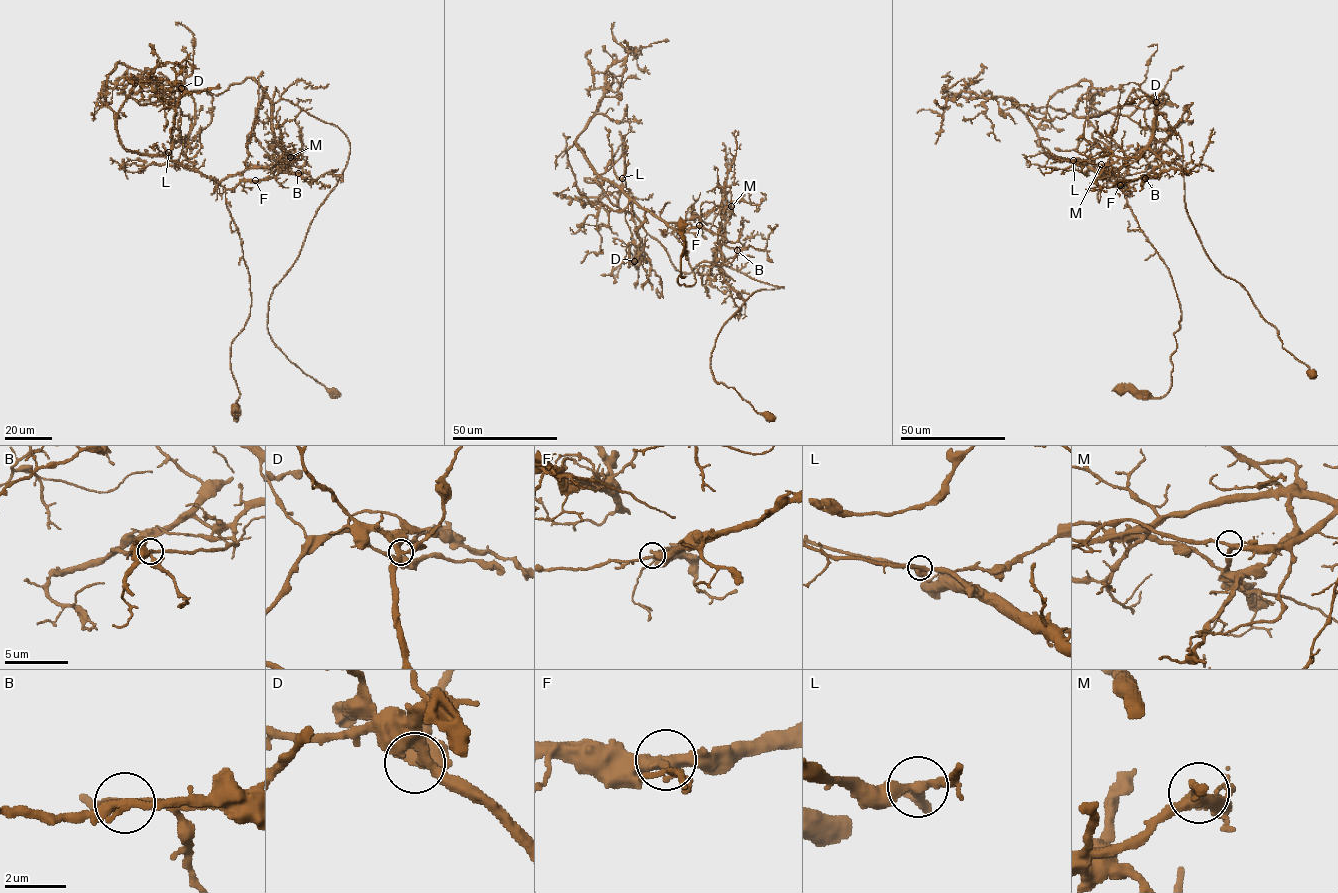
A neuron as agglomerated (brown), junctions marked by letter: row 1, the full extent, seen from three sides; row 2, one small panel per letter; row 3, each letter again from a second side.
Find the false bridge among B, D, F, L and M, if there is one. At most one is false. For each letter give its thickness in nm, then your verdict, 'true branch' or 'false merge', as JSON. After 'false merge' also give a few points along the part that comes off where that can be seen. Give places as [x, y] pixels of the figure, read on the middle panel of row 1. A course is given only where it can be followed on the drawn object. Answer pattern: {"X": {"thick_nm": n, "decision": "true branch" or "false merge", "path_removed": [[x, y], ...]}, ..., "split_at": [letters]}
{"B": {"thick_nm": 200, "decision": "false merge", "path_removed": [[737, 250], [723, 275], [715, 254], [783, 288], [757, 290], [729, 318], [710, 368], [775, 418]]}, "D": {"thick_nm": 320, "decision": "true branch"}, "F": {"thick_nm": 300, "decision": "true branch"}, "L": {"thick_nm": 260, "decision": "true branch"}, "M": {"thick_nm": 360, "decision": "true branch"}, "split_at": ["B"]}

